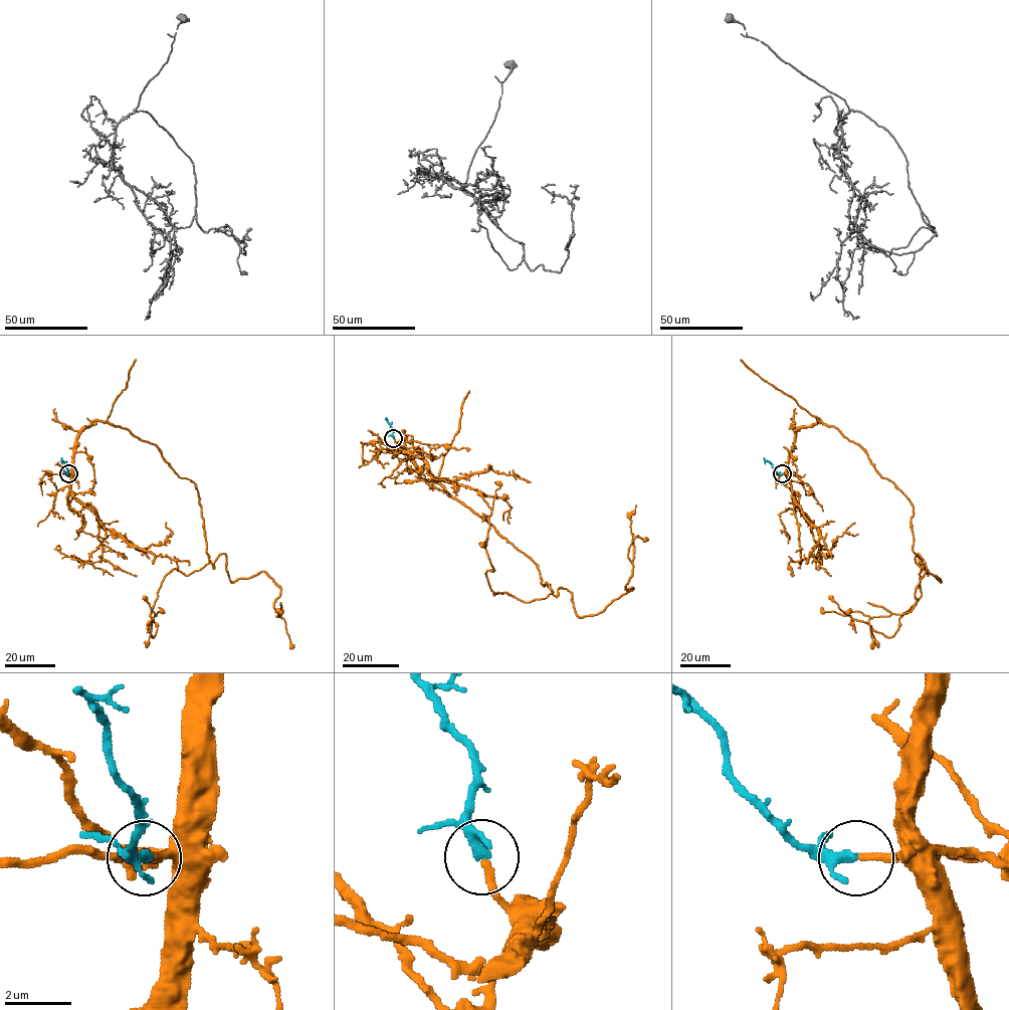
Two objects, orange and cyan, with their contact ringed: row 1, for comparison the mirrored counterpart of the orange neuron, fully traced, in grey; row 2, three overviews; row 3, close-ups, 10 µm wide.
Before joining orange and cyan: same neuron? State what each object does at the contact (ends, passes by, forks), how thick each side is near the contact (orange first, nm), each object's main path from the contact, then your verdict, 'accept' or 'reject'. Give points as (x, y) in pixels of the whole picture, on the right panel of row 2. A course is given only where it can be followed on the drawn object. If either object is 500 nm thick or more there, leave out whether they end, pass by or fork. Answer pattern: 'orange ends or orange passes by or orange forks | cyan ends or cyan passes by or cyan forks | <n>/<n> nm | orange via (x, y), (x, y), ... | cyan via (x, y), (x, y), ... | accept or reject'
orange ends | cyan passes by | 200/240 nm | orange via (783, 473), (821, 421), (913, 506), (916, 563), (941, 581), (926, 571), (910, 611), (871, 617), (871, 648) | cyan via (782, 473), (764, 457) | accept

